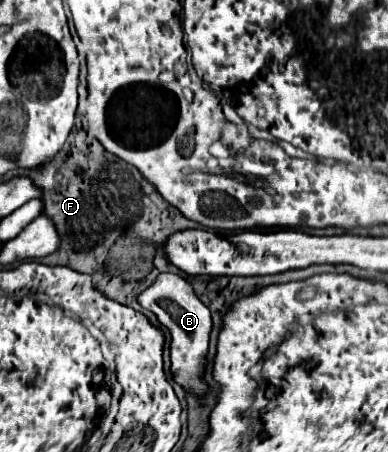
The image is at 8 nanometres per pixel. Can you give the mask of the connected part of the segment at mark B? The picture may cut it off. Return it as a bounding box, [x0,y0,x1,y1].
[138,274,210,394]

